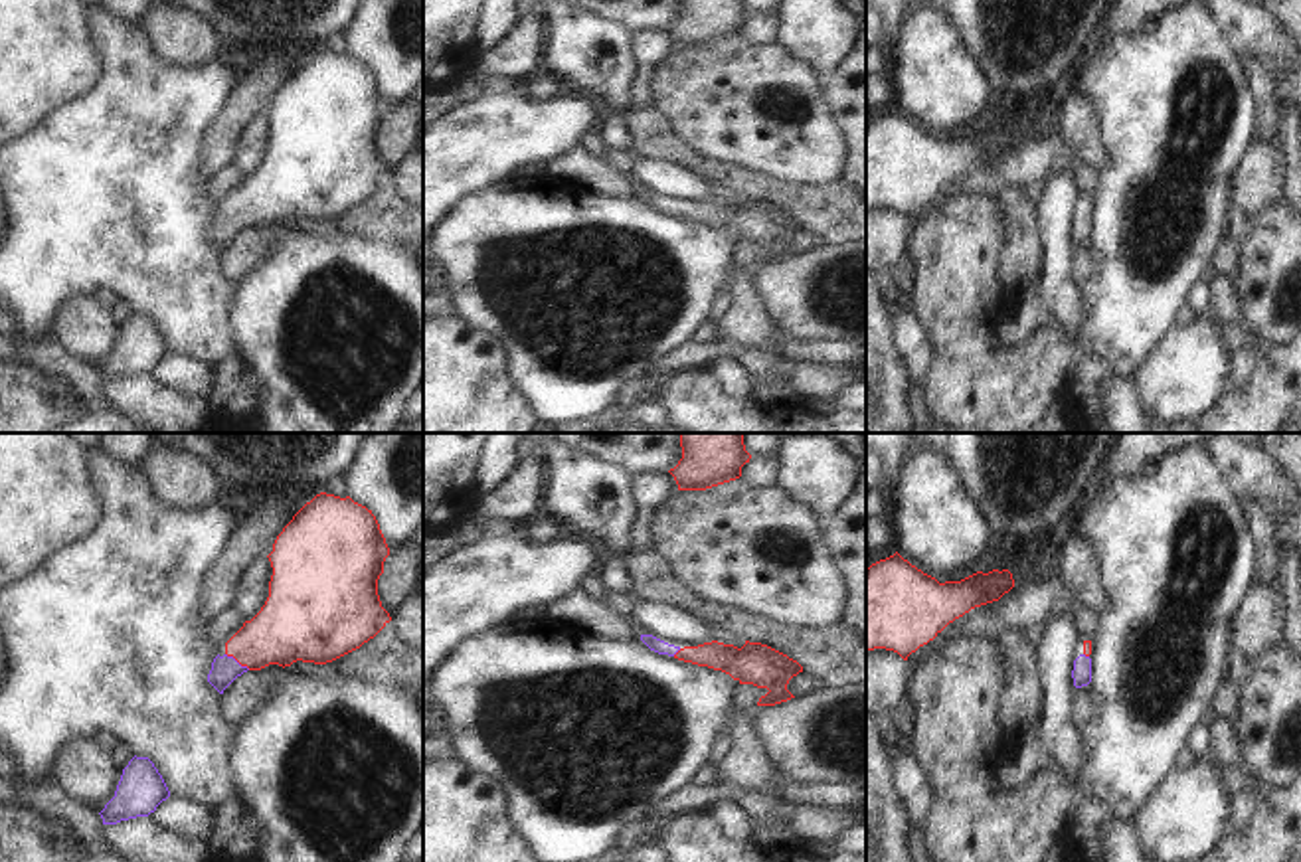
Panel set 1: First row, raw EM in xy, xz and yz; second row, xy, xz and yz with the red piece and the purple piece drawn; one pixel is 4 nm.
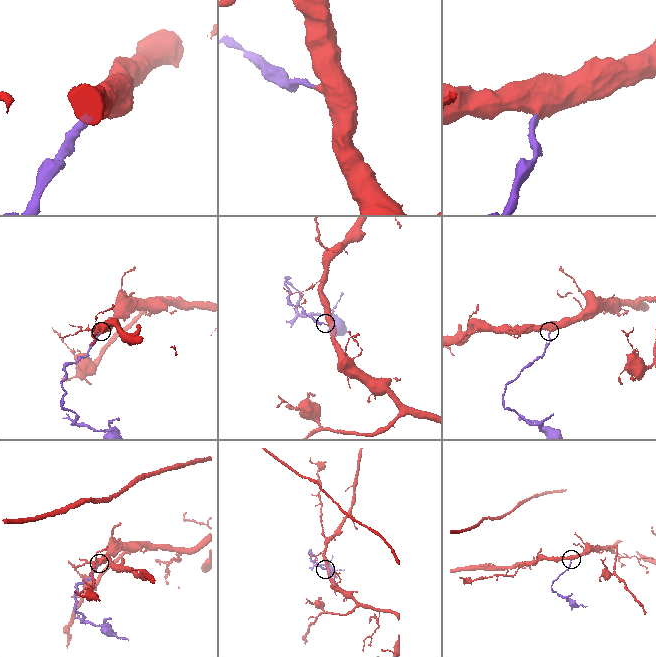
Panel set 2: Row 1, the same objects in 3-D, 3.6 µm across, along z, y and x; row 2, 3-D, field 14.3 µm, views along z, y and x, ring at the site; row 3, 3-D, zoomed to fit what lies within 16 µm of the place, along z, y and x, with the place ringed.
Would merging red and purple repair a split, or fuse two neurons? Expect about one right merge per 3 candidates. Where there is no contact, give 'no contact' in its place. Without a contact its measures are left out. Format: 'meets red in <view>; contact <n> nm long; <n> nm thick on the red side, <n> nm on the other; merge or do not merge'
meets red in xy; contact 120 nm long; 280 nm thick on the red side, 110 nm on the other; merge

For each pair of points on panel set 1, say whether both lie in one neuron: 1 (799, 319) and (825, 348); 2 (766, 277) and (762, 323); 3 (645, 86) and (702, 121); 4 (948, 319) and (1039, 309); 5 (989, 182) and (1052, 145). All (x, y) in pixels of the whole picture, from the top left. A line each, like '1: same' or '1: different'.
1: different
2: different
3: different
4: different
5: same

